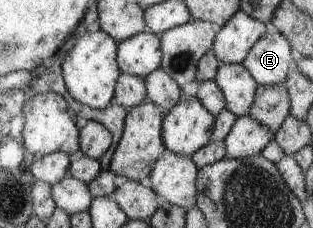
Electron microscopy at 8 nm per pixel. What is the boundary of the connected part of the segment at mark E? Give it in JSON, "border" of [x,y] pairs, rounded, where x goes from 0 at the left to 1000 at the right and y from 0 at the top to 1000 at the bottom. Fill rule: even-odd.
{"border":[[[853,96],[850,149],[789,228],[773,281],[827,377],[901,368],[933,307],[930,219],[920,171]]]}

